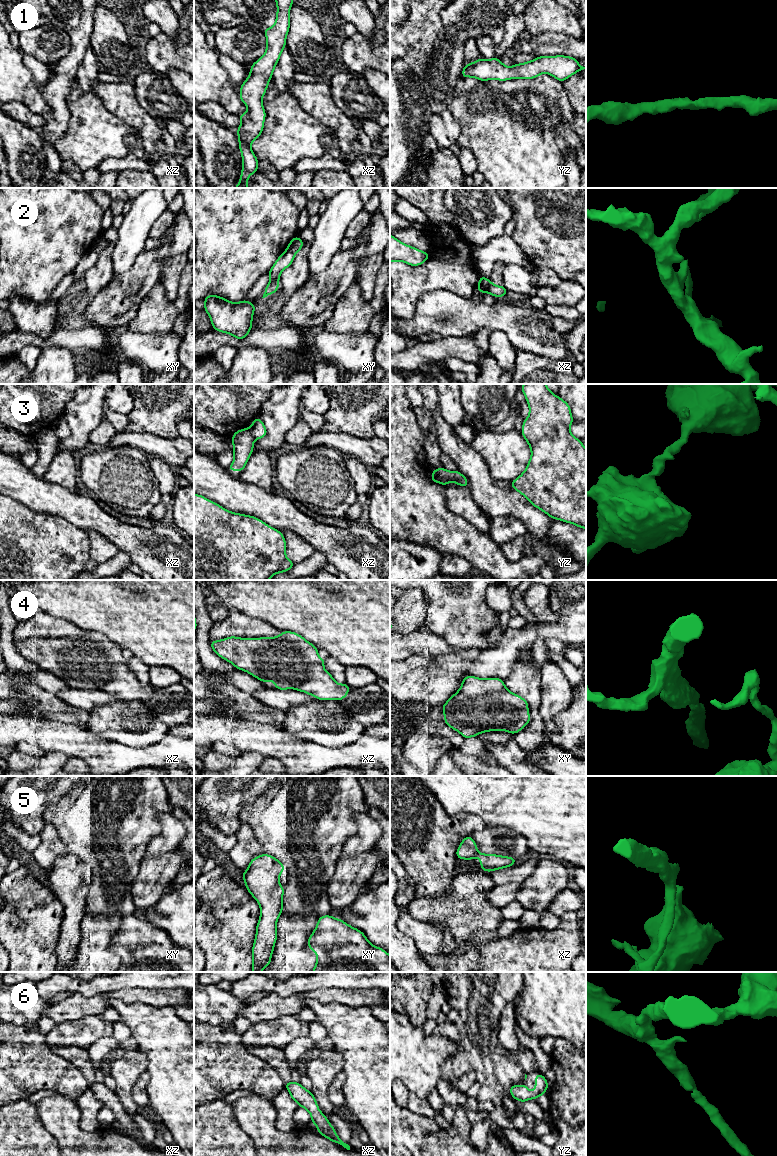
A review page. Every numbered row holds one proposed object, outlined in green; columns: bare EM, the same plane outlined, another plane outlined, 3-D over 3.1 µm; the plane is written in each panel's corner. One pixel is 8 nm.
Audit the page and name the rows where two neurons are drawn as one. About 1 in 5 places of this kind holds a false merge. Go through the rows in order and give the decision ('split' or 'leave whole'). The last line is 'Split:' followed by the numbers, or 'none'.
1: leave whole
2: split
3: split
4: leave whole
5: split
6: leave whole
Split: 2, 3, 5

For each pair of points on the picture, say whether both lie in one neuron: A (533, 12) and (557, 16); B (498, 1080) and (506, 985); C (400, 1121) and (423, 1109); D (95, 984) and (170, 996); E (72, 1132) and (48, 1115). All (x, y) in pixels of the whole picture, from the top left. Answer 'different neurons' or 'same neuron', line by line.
A: same neuron
B: same neuron
C: different neurons
D: different neurons
E: same neuron

